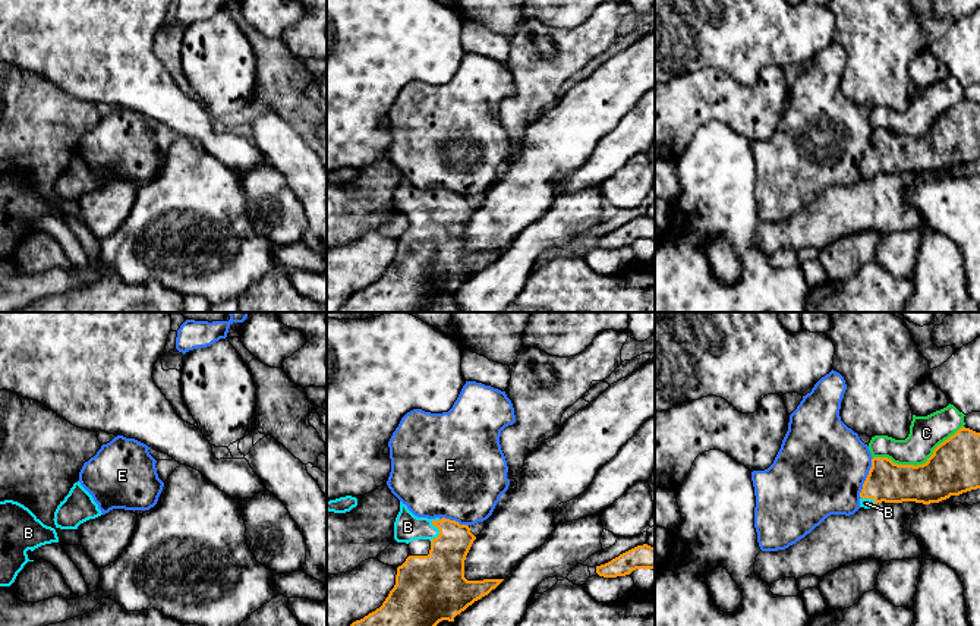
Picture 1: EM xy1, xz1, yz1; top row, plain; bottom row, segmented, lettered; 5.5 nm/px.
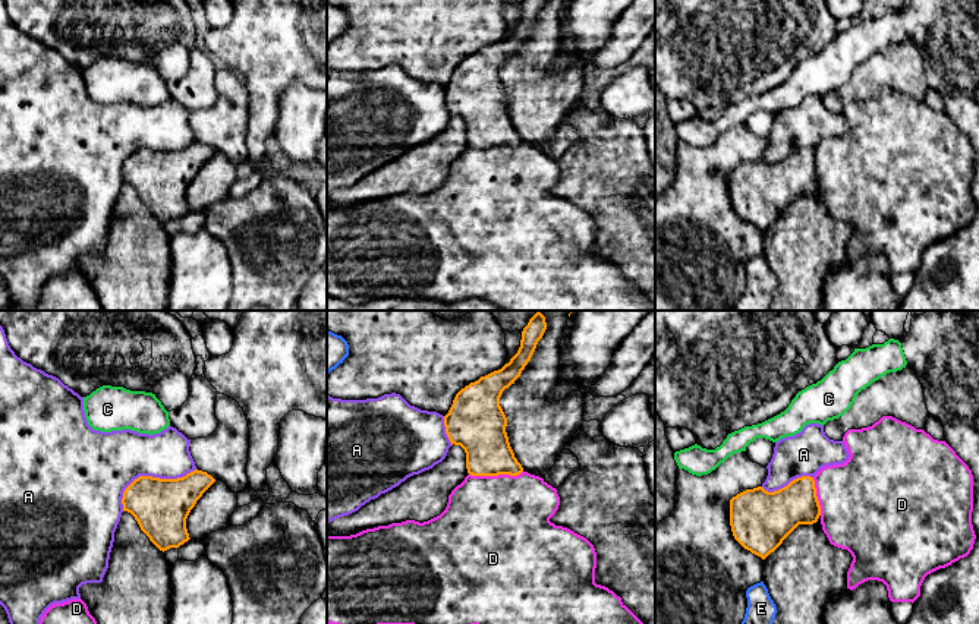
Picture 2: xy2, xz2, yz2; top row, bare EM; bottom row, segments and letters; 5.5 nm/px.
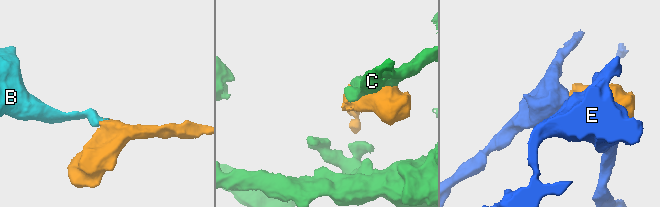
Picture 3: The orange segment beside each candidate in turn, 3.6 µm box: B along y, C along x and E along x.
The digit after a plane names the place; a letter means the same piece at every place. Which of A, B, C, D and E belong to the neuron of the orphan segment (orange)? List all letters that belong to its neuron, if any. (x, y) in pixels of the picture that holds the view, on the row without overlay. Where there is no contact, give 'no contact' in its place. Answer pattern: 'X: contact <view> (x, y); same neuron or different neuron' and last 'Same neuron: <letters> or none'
A: contact xy2 (150, 148); different neuron
B: contact xz1 (437, 198); same neuron
C: contact yz1 (919, 137); different neuron
D: contact xz2 (496, 147); different neuron
E: contact yz1 (866, 150); different neuron
Same neuron: B

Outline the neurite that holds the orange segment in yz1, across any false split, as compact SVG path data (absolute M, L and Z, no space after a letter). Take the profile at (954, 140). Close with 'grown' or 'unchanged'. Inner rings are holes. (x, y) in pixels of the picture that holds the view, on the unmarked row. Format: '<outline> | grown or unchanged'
M959 100L923 136L898 136L873 129L860 164L860 179L877 174L939 174L980 160L980 104Z | grown

